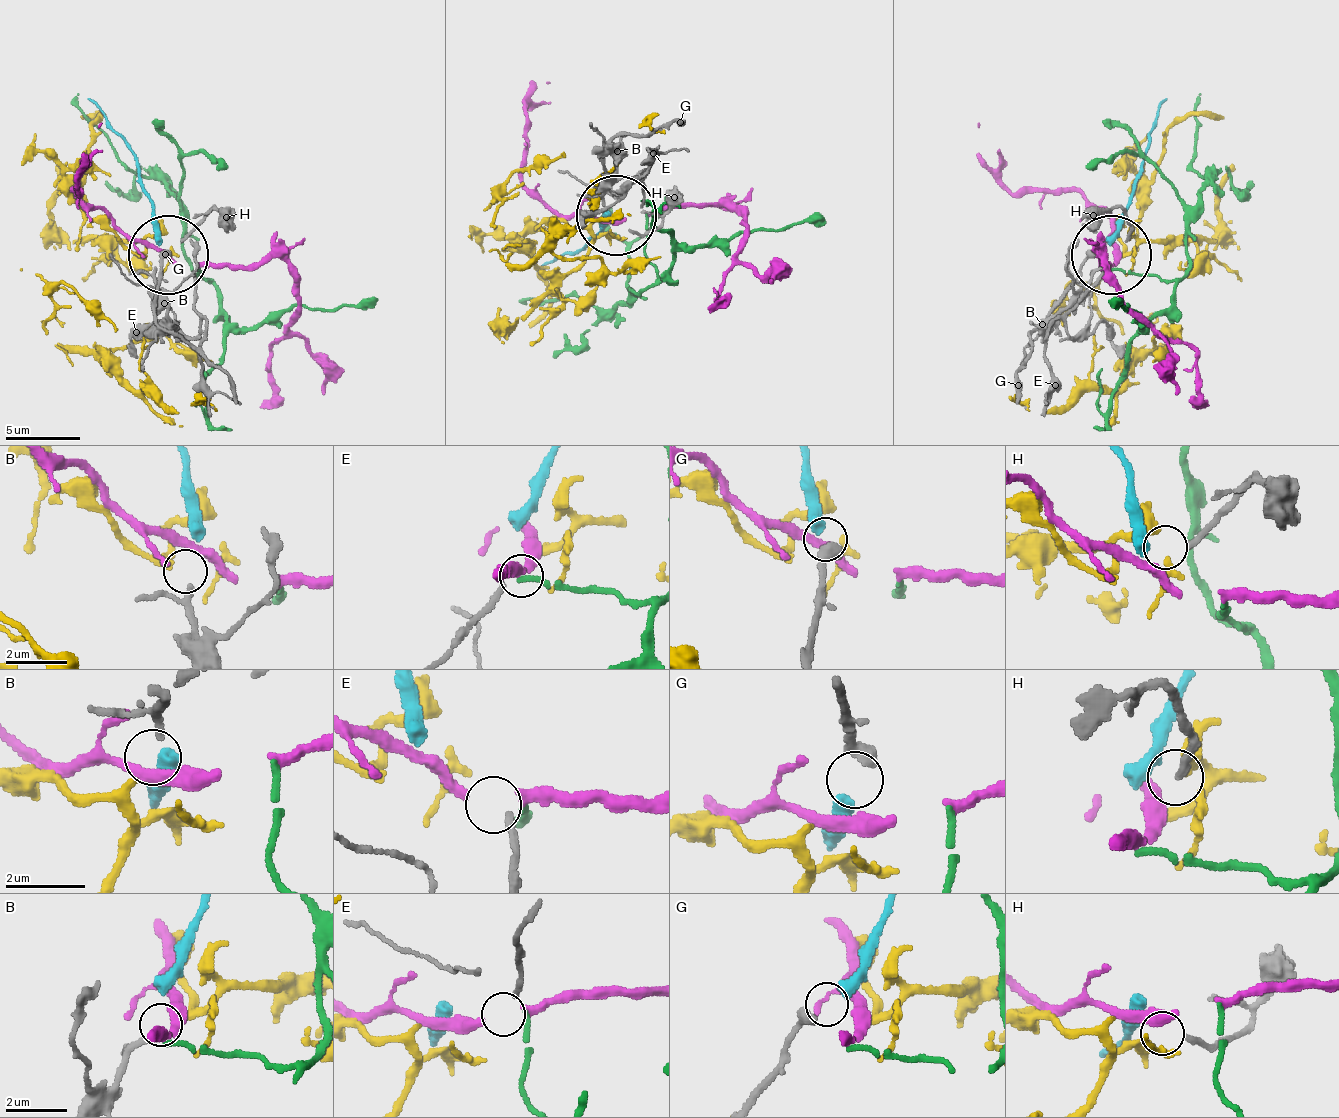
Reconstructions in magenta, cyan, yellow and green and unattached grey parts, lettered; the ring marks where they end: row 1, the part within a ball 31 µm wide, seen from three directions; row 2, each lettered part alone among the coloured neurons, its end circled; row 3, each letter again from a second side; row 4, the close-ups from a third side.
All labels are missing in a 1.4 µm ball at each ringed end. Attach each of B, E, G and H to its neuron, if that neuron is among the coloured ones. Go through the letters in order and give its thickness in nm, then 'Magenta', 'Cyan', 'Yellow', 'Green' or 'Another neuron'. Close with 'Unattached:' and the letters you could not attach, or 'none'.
B: Thickness 150 nm. Yellow
E: Thickness 170 nm. Another neuron
G: Thickness 360 nm. Cyan
H: Thickness 180 nm. Another neuron
Unattached: E, H

